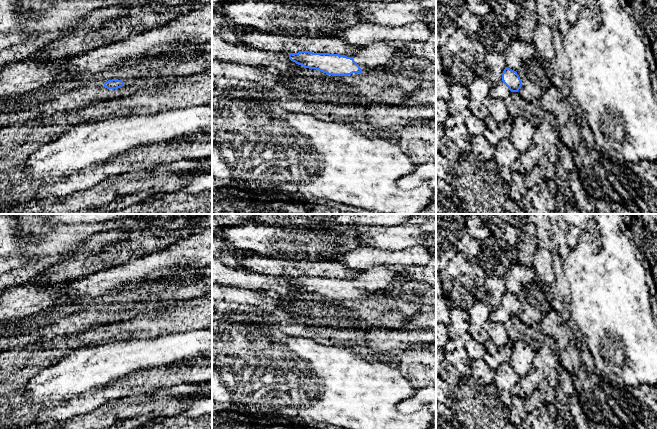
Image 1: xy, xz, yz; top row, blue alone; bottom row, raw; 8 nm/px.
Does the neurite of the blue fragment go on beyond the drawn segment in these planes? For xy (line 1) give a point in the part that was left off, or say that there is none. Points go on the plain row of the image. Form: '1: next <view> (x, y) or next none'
1: next none

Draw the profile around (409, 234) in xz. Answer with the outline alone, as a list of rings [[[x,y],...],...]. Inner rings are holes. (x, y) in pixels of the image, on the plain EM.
[[[408,221],[392,227],[356,226],[358,242],[365,247],[403,250],[422,244],[429,232],[419,222]]]

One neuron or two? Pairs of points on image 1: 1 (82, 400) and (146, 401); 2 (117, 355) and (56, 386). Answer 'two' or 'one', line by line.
1: two
2: one

